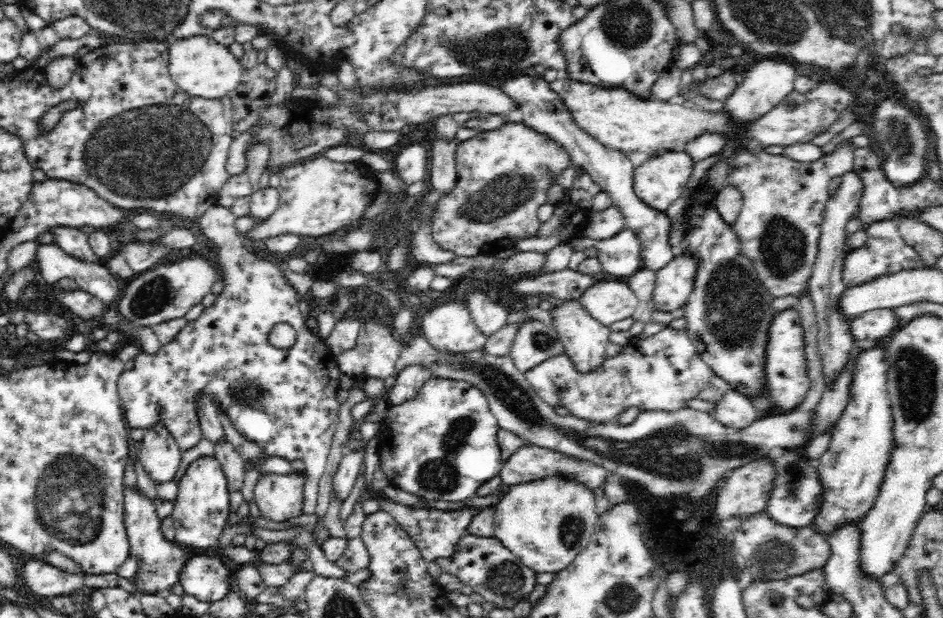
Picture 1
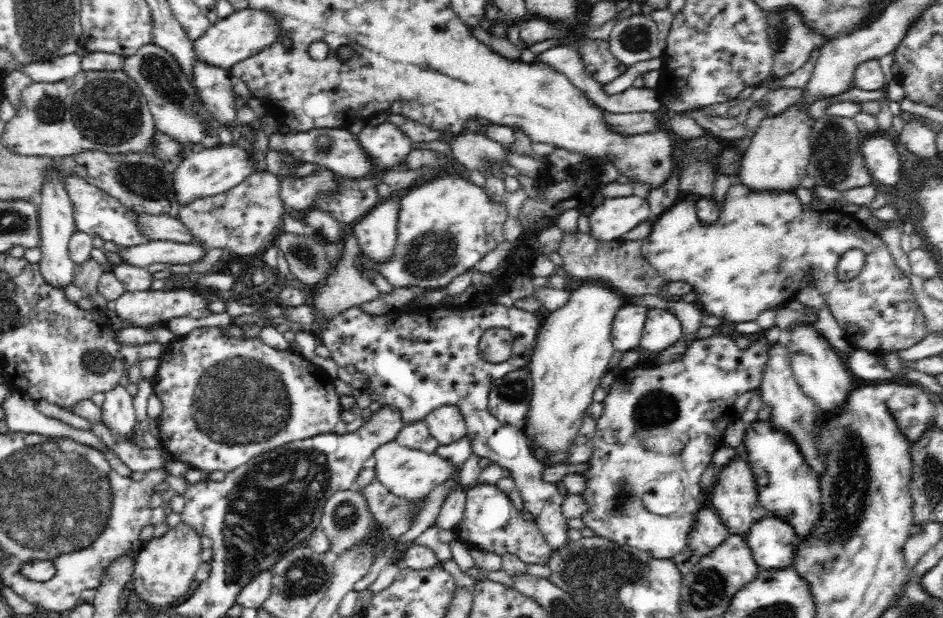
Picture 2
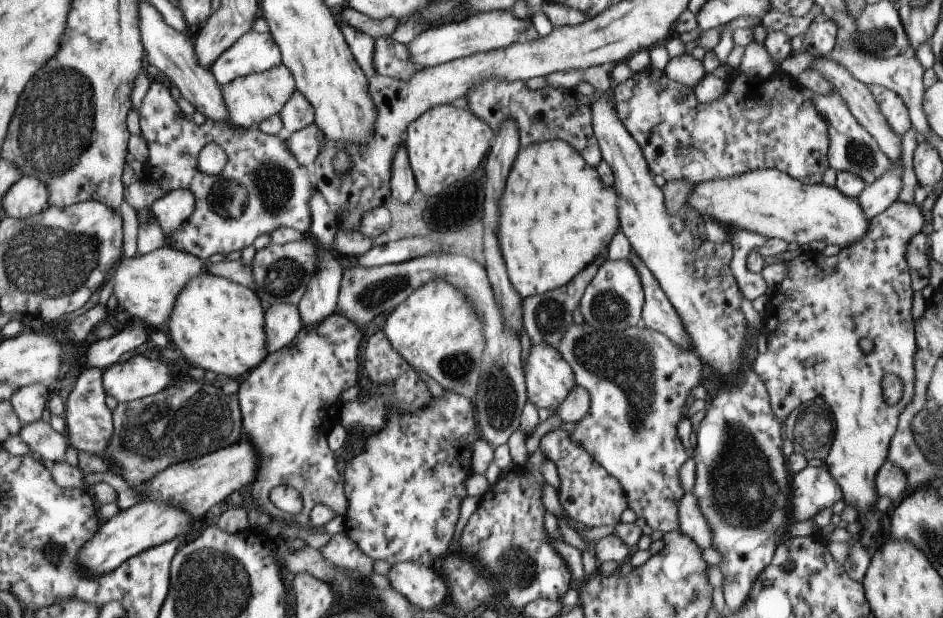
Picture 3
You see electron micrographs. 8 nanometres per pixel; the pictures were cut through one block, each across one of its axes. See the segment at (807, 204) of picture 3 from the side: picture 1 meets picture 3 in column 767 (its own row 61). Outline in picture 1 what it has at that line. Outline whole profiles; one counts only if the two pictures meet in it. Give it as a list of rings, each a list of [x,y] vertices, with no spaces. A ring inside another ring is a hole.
[[[202,34],[171,39],[168,46],[169,74],[172,81],[189,96],[215,100],[225,98],[238,89],[244,69],[228,47]]]

